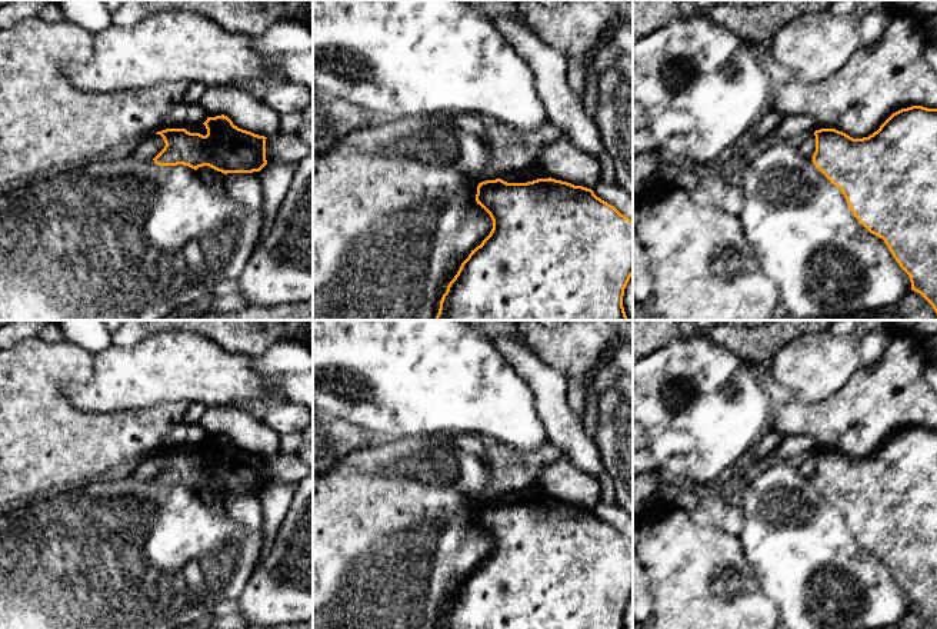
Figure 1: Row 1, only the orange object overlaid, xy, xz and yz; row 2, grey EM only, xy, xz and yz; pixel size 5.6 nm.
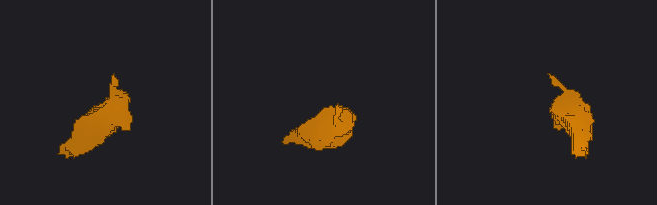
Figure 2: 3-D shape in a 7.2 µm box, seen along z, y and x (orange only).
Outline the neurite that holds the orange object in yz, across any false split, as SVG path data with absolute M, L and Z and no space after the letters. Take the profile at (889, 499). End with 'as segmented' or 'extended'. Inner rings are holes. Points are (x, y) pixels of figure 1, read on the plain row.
M901 429L863 459L836 449L814 456L814 486L841 510L854 538L884 560L908 595L911 610L937 629L937 429Z; as segmented

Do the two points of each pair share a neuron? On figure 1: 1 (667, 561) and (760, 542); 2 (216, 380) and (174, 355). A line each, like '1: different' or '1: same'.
1: different
2: same

